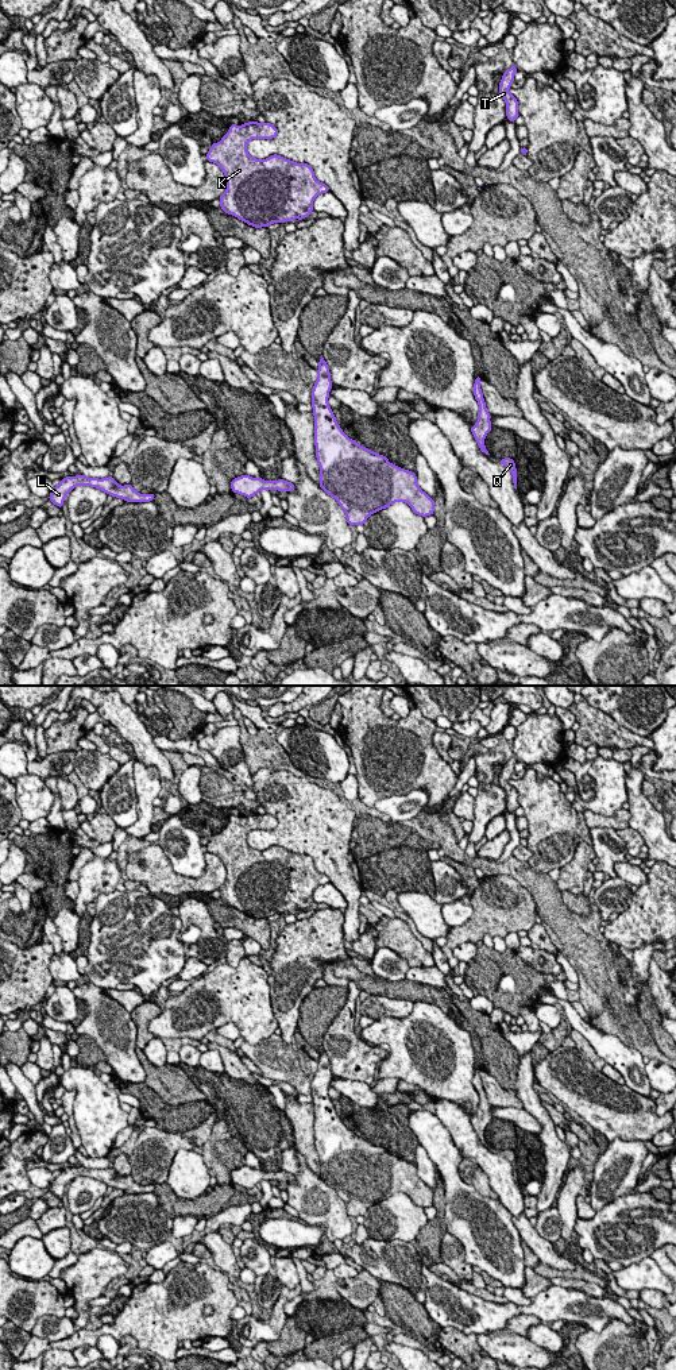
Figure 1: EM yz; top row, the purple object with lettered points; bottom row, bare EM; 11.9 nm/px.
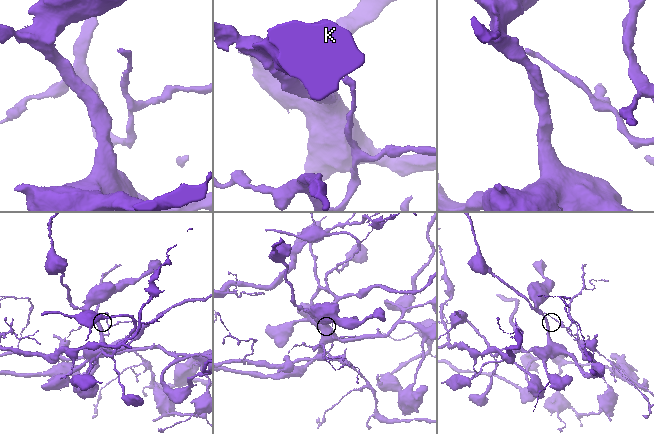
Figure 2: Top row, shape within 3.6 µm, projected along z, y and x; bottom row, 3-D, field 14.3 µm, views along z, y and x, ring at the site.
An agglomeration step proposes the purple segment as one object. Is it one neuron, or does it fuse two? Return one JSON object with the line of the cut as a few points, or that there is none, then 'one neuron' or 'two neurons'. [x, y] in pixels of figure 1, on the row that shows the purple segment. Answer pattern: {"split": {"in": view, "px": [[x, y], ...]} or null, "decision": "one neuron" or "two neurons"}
{"split": null, "decision": "one neuron"}

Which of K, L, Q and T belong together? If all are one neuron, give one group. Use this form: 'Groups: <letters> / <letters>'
Groups: K L Q T

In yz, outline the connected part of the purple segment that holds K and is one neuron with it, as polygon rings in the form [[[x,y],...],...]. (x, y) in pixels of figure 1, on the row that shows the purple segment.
[[[248,121],[242,126],[232,124],[223,139],[212,143],[206,161],[216,163],[227,178],[227,189],[219,197],[220,208],[254,228],[269,227],[274,223],[302,220],[313,212],[313,201],[329,188],[318,182],[308,163],[297,163],[278,154],[266,159],[252,158],[247,144],[252,139],[274,139],[278,128],[270,123]]]

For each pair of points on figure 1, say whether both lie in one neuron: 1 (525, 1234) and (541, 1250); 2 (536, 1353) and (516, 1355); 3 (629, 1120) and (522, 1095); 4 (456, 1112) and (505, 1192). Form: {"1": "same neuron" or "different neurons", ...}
{"1": "same neuron", "2": "same neuron", "3": "different neurons", "4": "same neuron"}

